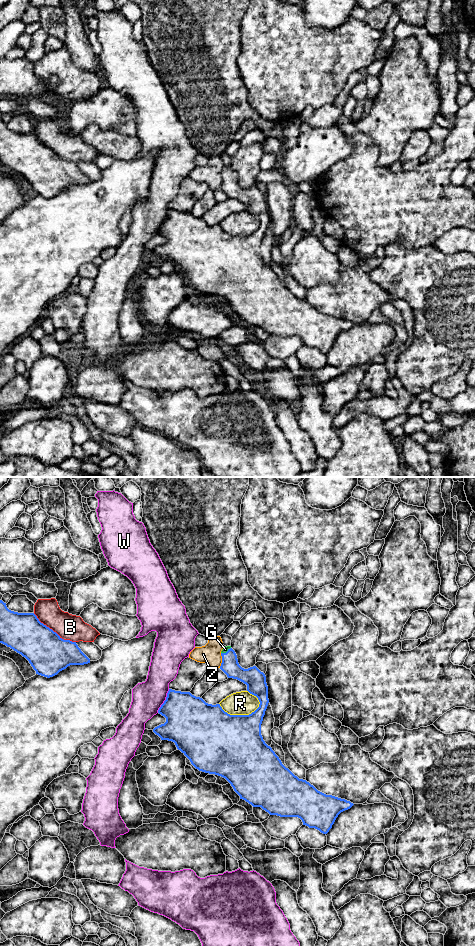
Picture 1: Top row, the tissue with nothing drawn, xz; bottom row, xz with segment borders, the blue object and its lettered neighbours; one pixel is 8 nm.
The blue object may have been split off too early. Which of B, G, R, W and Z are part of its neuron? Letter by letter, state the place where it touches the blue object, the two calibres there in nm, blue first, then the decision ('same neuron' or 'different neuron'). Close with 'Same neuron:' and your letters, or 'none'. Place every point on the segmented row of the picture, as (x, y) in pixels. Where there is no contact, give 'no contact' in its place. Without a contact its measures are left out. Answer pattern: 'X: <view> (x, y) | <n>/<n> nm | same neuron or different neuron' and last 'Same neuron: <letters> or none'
B: xz (53, 631) | 320/200 nm | different neuron
G: xz (226, 652) | 140/50 nm | same neuron
R: xz (239, 715) | 500/190 nm | different neuron
W: xz (164, 701) | 380/260 nm | different neuron
Z: xz (222, 660) | 140/160 nm | different neuron
Same neuron: G

